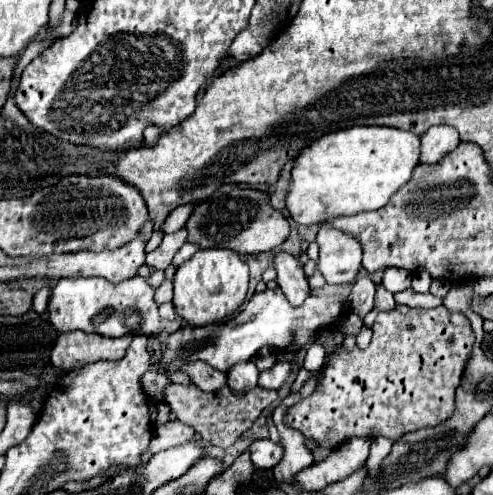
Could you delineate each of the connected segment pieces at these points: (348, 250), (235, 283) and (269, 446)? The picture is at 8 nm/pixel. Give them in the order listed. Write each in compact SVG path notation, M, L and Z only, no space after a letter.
M320 226L318 238L320 258L318 258L318 272L324 276L328 284L344 284L352 282L360 270L362 260L362 246L352 236L344 236L336 228Z
M198 250L174 274L174 308L180 318L192 326L206 326L220 322L234 314L246 298L248 290L248 264L234 250Z
M256 440L250 444L250 460L258 470L274 468L282 458L282 446L274 444L272 440Z

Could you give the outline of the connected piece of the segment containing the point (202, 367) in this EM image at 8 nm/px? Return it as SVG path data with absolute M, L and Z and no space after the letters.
M190 362L184 364L180 370L184 370L190 376L190 380L204 392L216 392L222 386L226 386L226 374L210 368L206 362Z

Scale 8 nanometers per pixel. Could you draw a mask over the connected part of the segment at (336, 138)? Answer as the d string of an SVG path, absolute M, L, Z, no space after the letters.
M352 126L330 132L294 158L286 208L298 224L318 224L334 216L358 214L382 208L420 162L420 138L412 132L388 126Z

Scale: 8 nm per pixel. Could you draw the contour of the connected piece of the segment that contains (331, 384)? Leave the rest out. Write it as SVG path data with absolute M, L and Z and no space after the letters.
M446 306L424 310L422 314L418 314L418 308L410 308L406 314L398 310L380 312L372 324L372 332L372 342L364 350L358 346L352 350L340 346L330 352L316 390L308 398L298 400L286 412L284 424L288 428L302 432L304 438L314 440L320 448L332 450L354 436L366 436L370 440L388 436L398 440L408 432L426 426L438 426L440 422L448 420L448 416L454 412L456 386L460 384L474 344L474 332L466 314L452 312Z

